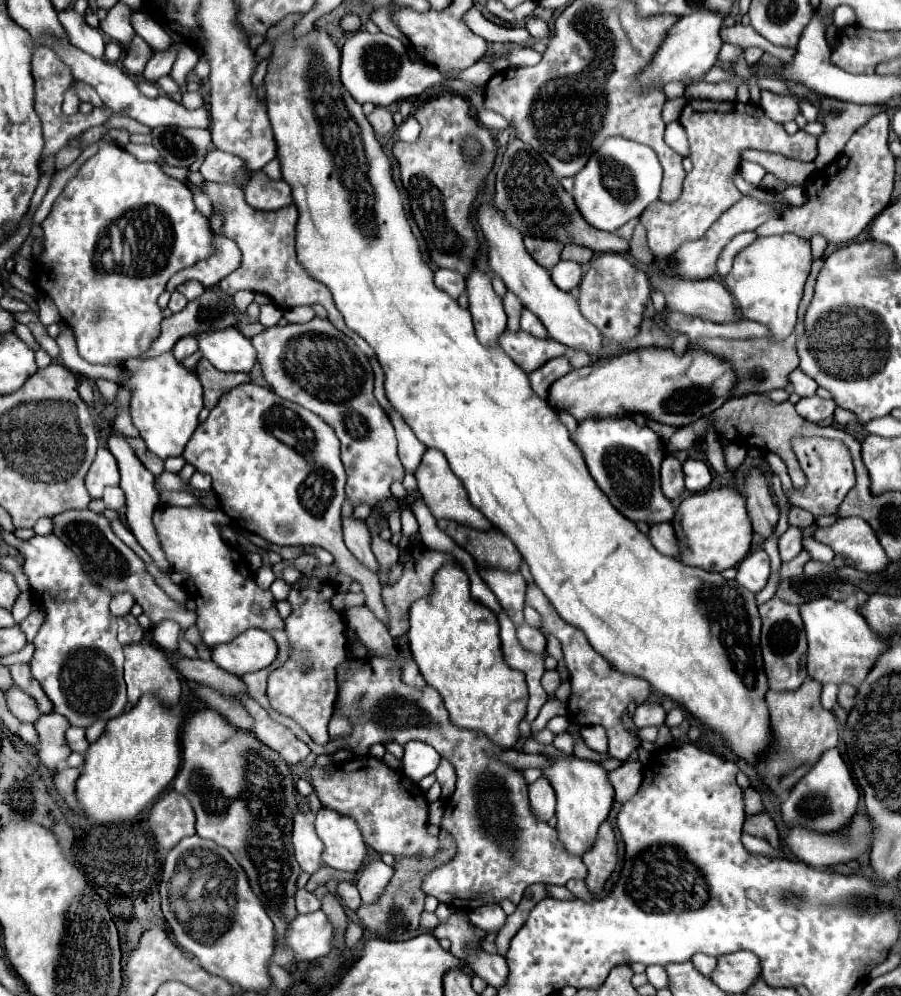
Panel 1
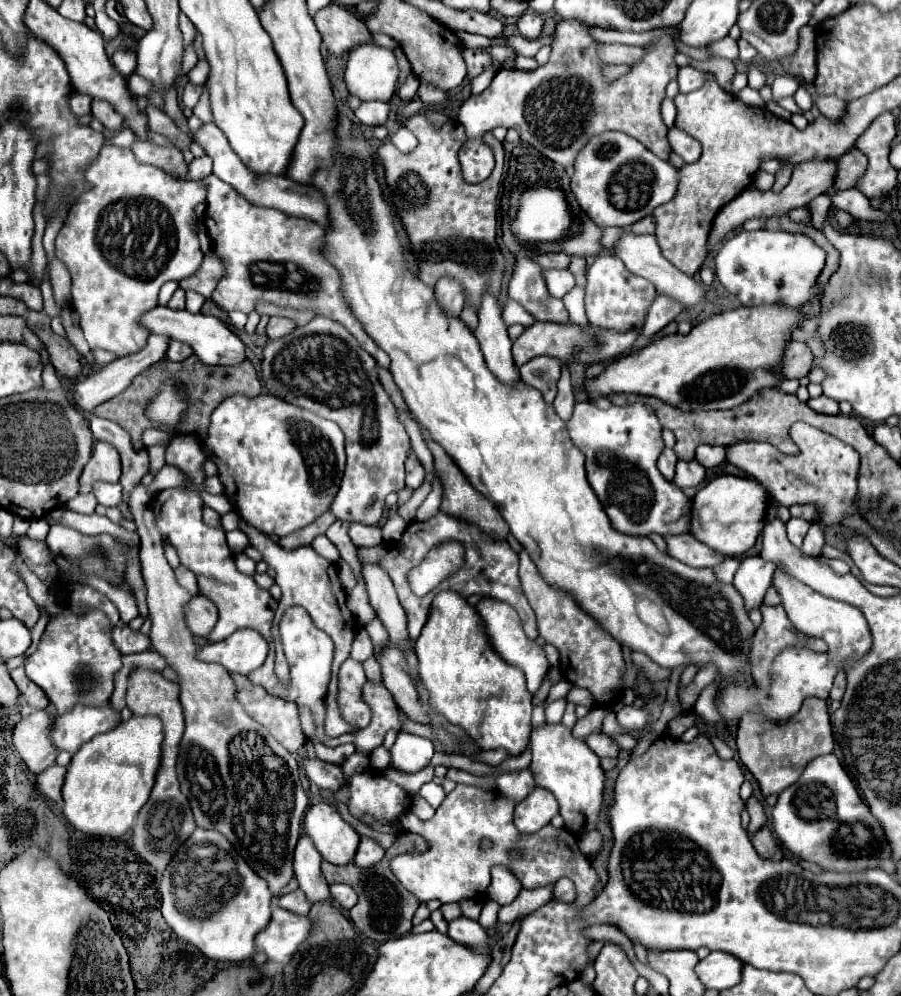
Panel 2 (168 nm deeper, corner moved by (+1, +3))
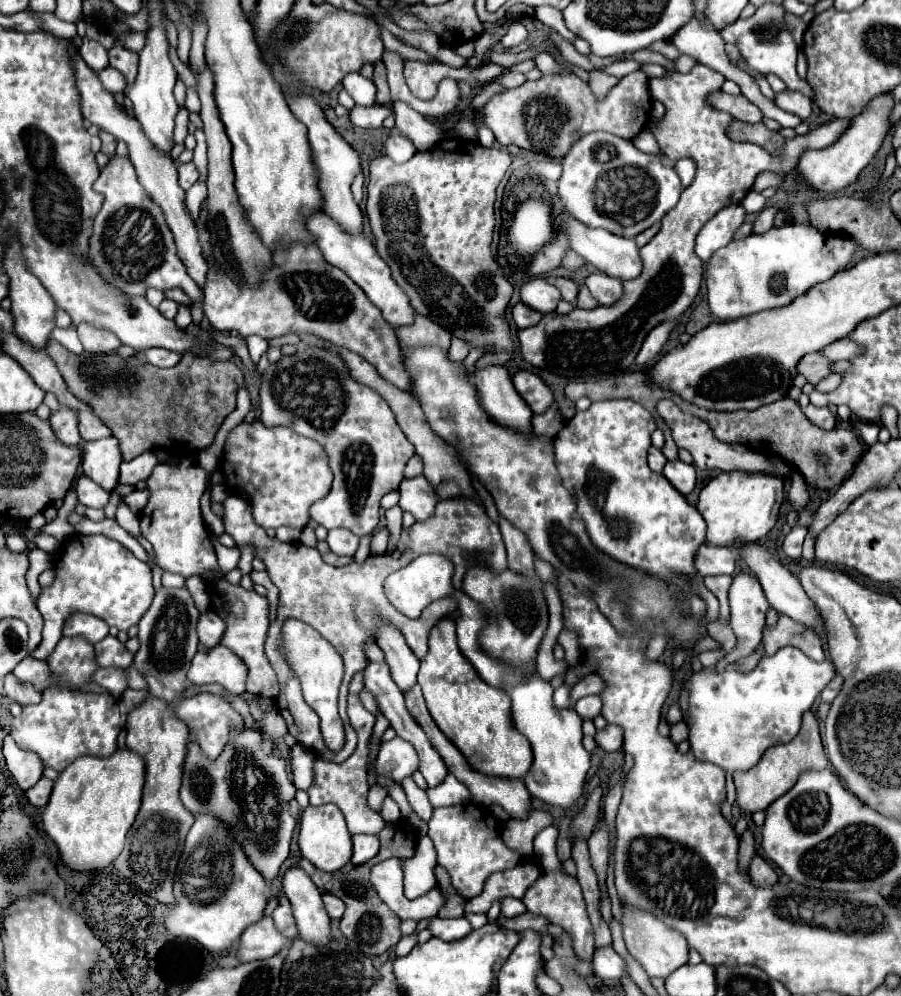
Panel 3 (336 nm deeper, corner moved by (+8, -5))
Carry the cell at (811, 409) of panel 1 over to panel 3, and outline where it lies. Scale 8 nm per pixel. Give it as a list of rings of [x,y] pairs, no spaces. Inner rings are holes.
[[[809,404],[807,408],[803,408],[803,412],[805,412],[805,416],[813,422],[813,424],[817,424],[819,428],[833,428],[835,426],[835,422],[837,422],[837,418],[835,418],[835,414],[829,410],[829,408],[817,408],[817,406],[813,406],[813,404]]]

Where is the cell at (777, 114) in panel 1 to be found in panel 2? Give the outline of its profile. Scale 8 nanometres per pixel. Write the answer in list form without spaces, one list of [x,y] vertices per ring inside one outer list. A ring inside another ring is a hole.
[[[784,74],[784,76],[776,76],[776,80],[772,82],[772,94],[774,94],[774,102],[778,102],[780,98],[786,98],[786,96],[794,96],[794,92],[798,90],[800,86],[800,80],[796,76],[790,76],[790,74]]]

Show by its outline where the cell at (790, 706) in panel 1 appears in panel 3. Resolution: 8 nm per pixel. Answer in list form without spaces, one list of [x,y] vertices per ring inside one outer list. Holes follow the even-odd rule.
[[[805,712],[801,730],[791,742],[767,748],[763,752],[761,760],[753,768],[733,774],[735,788],[737,788],[737,806],[745,812],[751,812],[751,814],[757,812],[757,810],[765,810],[771,802],[775,802],[781,794],[785,794],[787,790],[791,790],[795,786],[797,776],[801,772],[805,772],[805,770],[823,770],[827,766],[829,766],[829,760],[827,760],[823,744],[821,744],[817,718],[813,716],[813,712]]]

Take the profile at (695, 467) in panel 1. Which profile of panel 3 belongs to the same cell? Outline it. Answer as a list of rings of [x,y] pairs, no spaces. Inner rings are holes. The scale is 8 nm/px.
[[[673,460],[667,462],[663,468],[663,476],[675,486],[677,492],[681,492],[683,496],[689,494],[695,488],[695,466],[685,464],[681,460]]]

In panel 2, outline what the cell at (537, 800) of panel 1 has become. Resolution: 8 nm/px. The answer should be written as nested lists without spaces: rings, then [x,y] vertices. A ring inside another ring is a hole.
[[[536,788],[524,802],[516,806],[514,824],[522,834],[534,834],[558,814],[558,800],[550,790]]]

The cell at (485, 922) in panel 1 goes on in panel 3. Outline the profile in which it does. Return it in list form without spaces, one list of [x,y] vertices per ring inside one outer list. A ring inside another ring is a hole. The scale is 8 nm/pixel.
[[[505,898],[505,900],[501,902],[501,914],[503,914],[507,920],[511,920],[511,918],[515,918],[515,916],[521,916],[521,914],[525,914],[525,912],[527,912],[525,904],[523,904],[521,900],[517,900],[517,898]]]

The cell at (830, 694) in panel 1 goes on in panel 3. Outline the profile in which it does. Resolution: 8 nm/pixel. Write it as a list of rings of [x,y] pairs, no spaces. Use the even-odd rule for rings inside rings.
[[[781,648],[773,656],[763,656],[761,662],[751,670],[749,674],[739,674],[735,664],[729,664],[721,674],[711,672],[709,668],[703,668],[701,672],[693,674],[687,680],[689,688],[689,742],[691,742],[691,752],[695,754],[697,760],[713,762],[721,766],[723,770],[735,772],[735,770],[745,770],[757,764],[761,754],[775,744],[785,744],[795,738],[801,726],[801,716],[807,712],[815,698],[821,694],[821,690],[833,680],[837,674],[835,666],[831,660],[815,662],[799,648]]]

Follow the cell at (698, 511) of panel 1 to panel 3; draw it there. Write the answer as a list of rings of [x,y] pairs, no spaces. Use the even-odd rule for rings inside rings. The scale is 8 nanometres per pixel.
[[[721,472],[713,480],[709,480],[709,484],[699,492],[697,510],[707,522],[705,542],[711,546],[733,548],[737,542],[761,540],[775,526],[783,494],[785,484],[779,476]]]

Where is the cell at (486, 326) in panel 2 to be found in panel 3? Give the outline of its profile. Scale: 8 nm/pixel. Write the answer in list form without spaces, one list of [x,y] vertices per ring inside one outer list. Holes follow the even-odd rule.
[[[503,364],[481,366],[473,370],[471,380],[479,390],[479,398],[485,412],[495,422],[515,430],[531,428],[533,412],[531,408],[527,408],[525,400],[515,392],[507,366]]]

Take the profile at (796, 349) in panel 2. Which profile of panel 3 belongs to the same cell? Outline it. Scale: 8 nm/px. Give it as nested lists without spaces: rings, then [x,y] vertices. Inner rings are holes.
[[[807,354],[803,356],[803,360],[799,360],[797,364],[797,374],[805,376],[809,384],[817,384],[821,378],[825,378],[829,374],[829,360],[823,358],[821,354]]]

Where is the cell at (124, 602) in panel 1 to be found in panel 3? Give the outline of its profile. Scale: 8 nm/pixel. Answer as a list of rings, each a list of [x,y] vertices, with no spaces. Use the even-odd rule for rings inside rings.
[[[85,612],[71,614],[63,626],[63,636],[85,636],[91,644],[97,644],[107,634],[109,634],[109,626],[105,626],[105,622],[99,620],[97,616]]]

